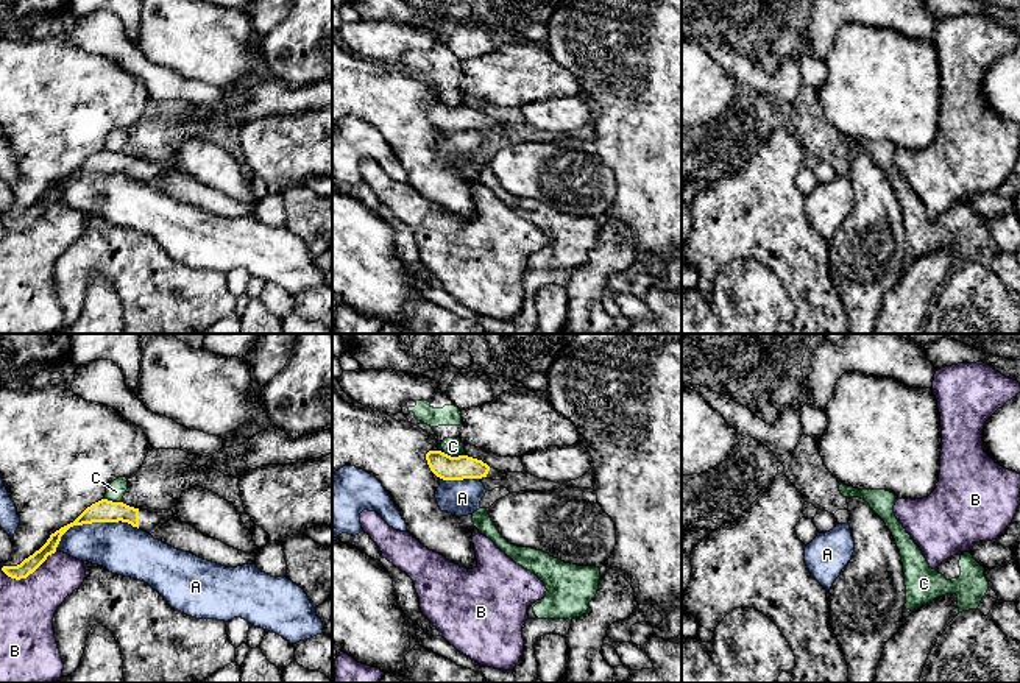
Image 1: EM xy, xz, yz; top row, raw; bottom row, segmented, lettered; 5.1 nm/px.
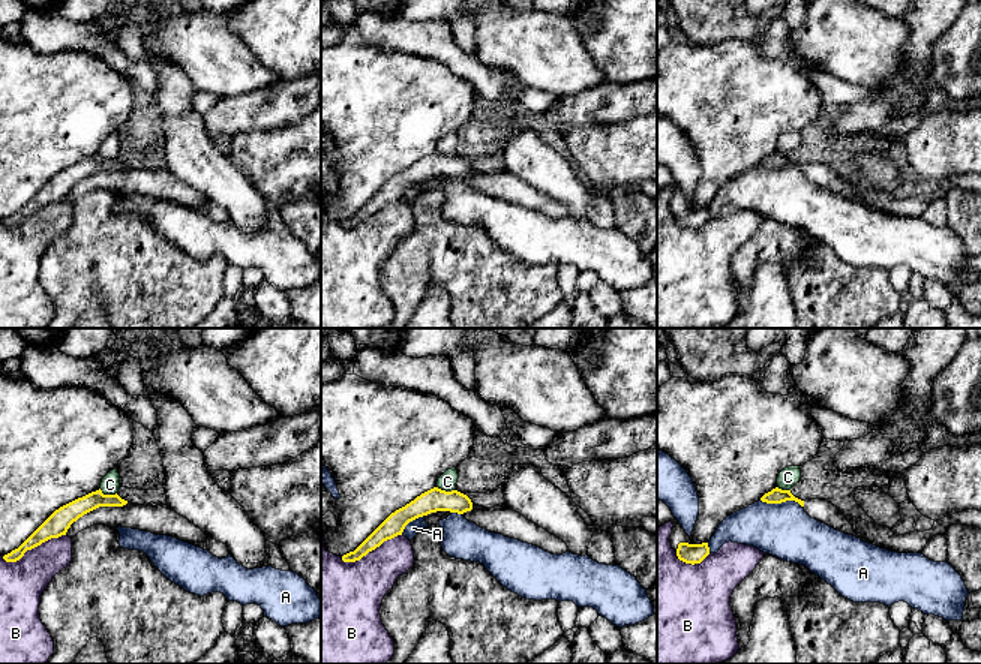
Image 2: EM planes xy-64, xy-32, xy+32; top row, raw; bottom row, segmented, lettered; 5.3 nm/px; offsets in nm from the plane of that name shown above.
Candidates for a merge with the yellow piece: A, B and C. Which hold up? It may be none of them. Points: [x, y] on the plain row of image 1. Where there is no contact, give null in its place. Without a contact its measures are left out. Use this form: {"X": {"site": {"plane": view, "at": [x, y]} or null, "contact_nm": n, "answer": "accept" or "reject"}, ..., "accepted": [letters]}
{"A": {"site": {"plane": "xy", "at": [92, 172]}, "contact_nm": 440, "answer": "reject"}, "B": {"site": {"plane": "xy", "at": [27, 226]}, "contact_nm": 300, "answer": "reject"}, "C": {"site": {"plane": "xz", "at": [454, 108]}, "contact_nm": 110, "answer": "reject"}, "accepted": []}

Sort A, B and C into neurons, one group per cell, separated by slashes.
A / B / C

